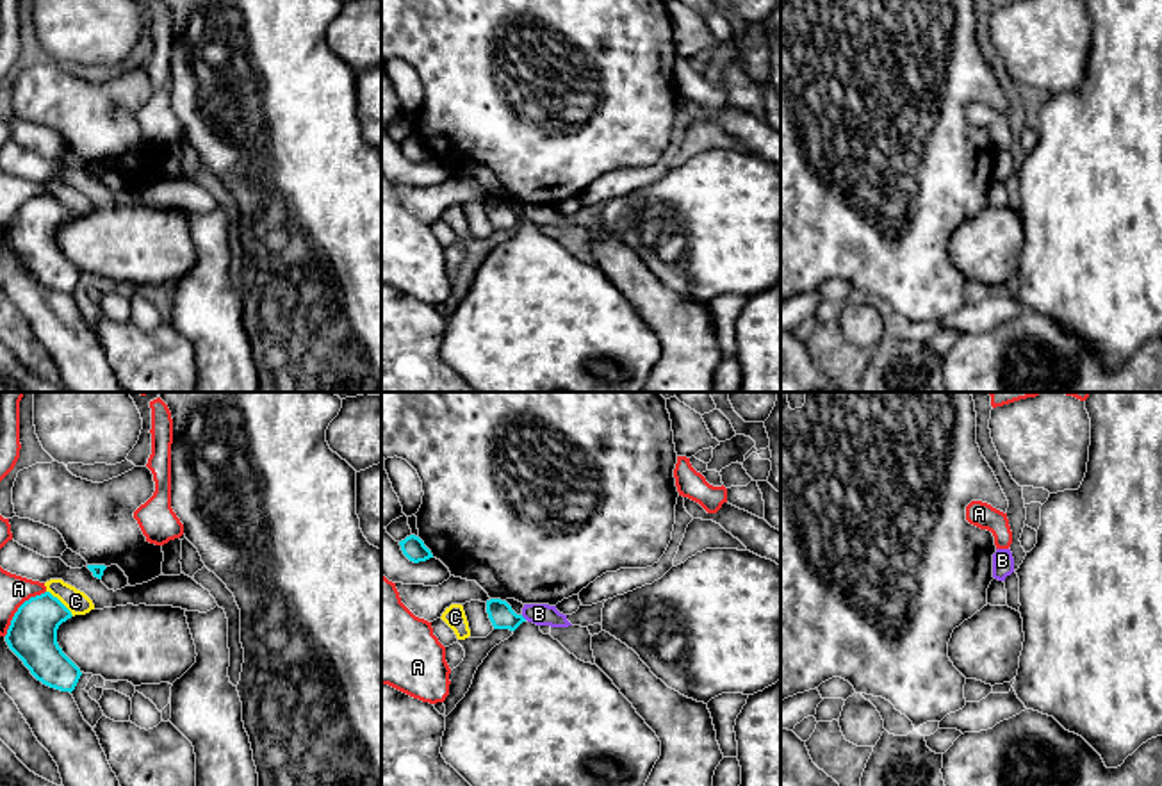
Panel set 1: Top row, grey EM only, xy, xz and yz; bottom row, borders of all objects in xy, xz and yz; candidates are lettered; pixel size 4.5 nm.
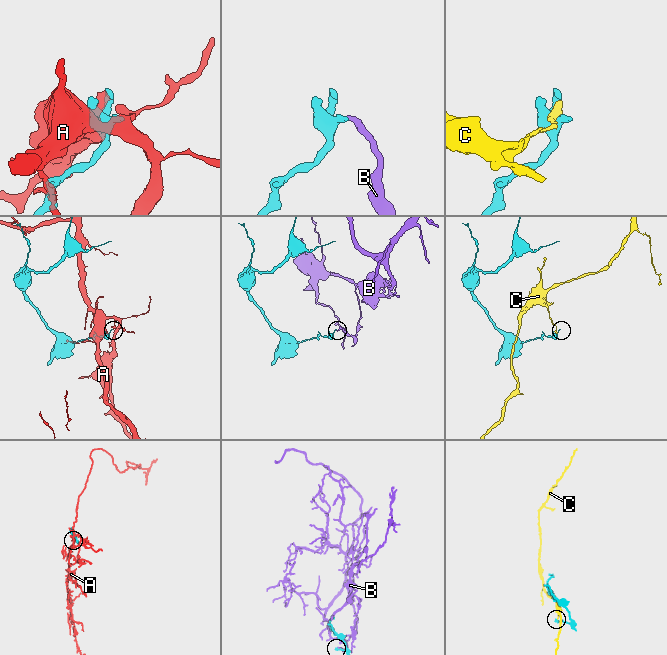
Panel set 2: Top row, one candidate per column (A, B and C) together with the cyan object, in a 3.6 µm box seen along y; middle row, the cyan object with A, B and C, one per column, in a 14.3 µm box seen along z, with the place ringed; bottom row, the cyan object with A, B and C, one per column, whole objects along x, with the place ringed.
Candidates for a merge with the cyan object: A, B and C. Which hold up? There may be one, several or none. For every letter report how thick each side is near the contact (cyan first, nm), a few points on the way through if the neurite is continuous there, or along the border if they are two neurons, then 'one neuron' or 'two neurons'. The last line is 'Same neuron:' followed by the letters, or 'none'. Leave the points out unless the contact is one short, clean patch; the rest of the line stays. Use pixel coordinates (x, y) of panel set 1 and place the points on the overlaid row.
A: 220 nm thick on the cyan side, 140 nm on the other; two neurons
B: 120 nm thick on the cyan side, 100 nm on the other; border along xz (521, 615), (526, 619); two neurons
C: 220 nm thick on the cyan side, 100 nm on the other; border along xy (47, 590), (73, 615); two neurons
Same neuron: none

